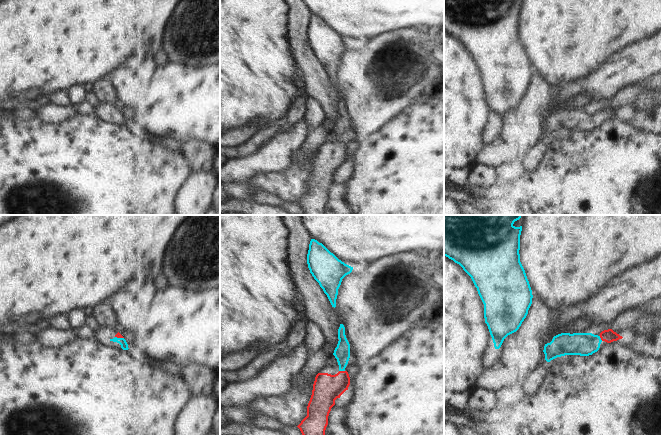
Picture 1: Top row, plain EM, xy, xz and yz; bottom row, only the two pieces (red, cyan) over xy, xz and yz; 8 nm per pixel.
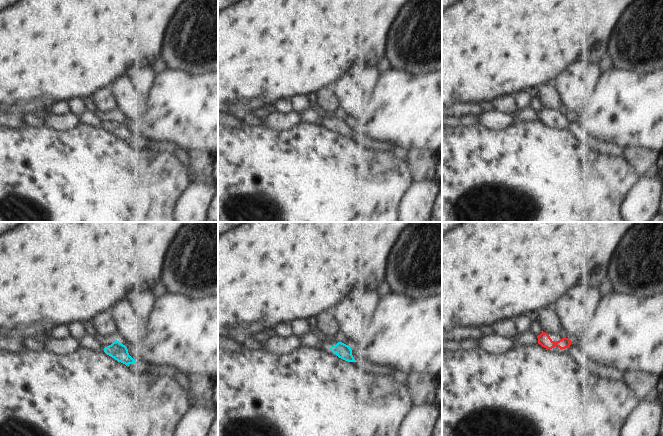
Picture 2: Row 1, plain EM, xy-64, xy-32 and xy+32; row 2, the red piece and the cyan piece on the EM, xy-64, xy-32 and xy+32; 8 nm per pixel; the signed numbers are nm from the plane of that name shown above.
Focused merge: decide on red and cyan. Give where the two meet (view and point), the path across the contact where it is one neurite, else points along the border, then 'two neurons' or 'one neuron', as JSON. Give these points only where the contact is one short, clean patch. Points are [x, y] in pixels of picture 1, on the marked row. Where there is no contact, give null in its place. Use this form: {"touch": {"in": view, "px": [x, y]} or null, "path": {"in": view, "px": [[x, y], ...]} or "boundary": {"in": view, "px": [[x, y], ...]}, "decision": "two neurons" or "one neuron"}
{"touch": {"in": "xz", "px": [342, 371]}, "path": {"in": "xz", "px": [[327, 388], [342, 371], [342, 352]]}, "decision": "one neuron"}

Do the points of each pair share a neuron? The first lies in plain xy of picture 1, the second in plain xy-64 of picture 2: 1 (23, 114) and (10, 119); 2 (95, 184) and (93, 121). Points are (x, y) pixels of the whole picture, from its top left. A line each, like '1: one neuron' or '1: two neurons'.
1: two neurons
2: two neurons

